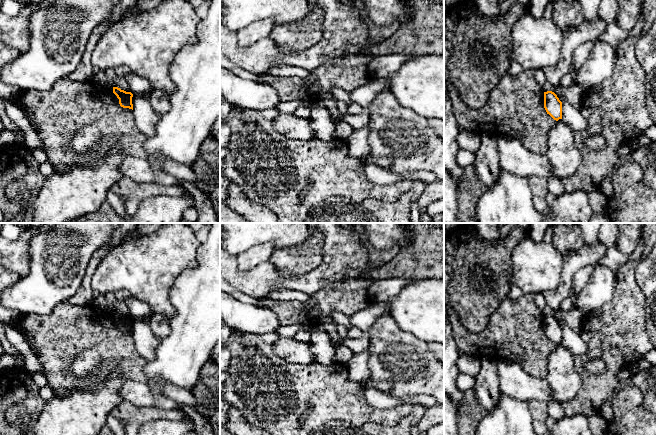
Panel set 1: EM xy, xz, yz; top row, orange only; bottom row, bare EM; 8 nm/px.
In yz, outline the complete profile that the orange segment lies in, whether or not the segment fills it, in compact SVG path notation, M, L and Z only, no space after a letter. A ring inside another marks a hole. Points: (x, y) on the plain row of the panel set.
M544 316L544 332L554 344L562 343L562 326L554 316Z

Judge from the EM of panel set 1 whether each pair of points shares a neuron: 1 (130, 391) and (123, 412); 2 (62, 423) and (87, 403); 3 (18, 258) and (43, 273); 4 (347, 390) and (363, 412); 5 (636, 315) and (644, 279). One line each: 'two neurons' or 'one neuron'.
1: two neurons
2: one neuron
3: two neurons
4: one neuron
5: two neurons

